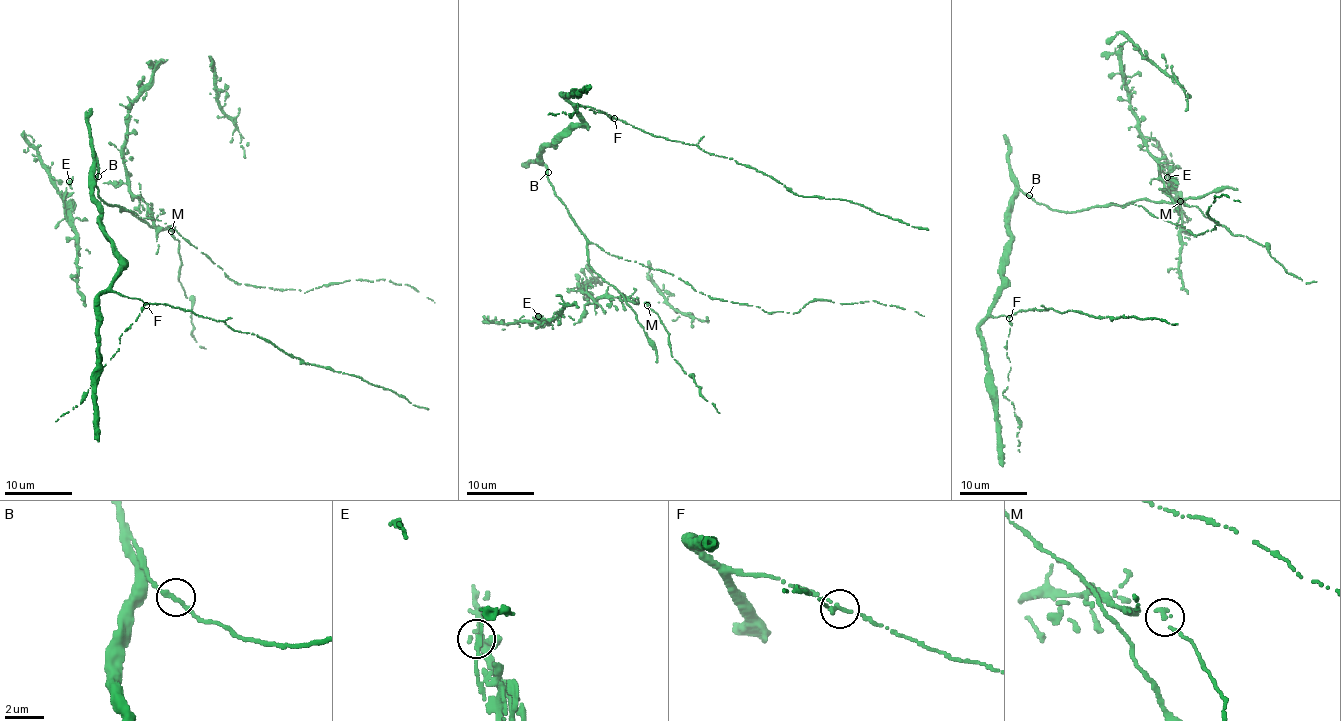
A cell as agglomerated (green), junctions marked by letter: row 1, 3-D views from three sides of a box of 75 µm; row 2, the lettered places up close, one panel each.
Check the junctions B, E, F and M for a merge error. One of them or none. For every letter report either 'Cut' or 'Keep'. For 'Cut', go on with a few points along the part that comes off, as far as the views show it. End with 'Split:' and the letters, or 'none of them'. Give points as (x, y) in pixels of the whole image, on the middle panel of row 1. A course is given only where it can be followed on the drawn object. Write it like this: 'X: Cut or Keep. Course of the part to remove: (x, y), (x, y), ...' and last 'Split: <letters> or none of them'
B: Keep
E: Keep
F: Keep
M: Cut. Course of the part to remove: (648, 304), (669, 334), (671, 355), (682, 371), (693, 375), (700, 395), (720, 412)
Split: M

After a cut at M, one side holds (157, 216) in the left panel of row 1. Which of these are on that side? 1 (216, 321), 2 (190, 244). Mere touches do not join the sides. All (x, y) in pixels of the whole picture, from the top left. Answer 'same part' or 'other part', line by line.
1: same part
2: same part

